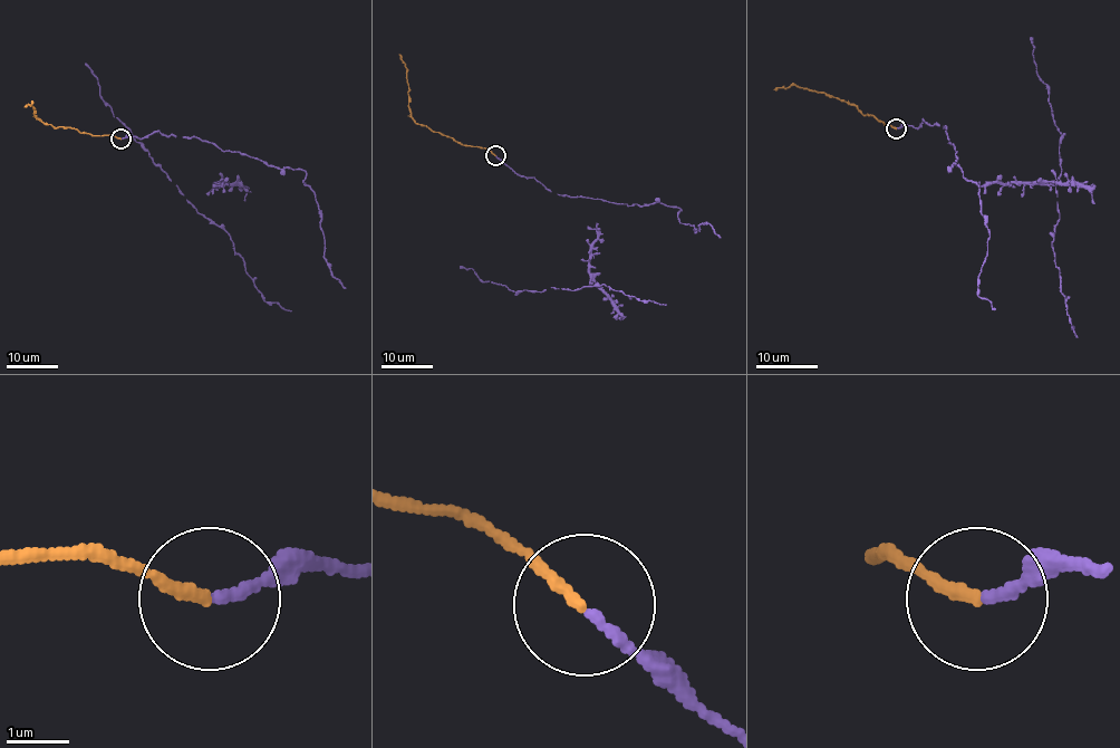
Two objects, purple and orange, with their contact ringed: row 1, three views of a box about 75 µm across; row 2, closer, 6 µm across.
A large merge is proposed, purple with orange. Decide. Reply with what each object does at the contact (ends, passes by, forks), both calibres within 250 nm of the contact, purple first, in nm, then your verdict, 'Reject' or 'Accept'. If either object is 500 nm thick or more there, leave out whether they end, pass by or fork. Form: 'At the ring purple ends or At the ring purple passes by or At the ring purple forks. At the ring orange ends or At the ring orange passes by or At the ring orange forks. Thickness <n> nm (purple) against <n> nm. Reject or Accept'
At the ring purple ends. At the ring orange ends. Thickness 150 nm (purple) against 180 nm. Reject

